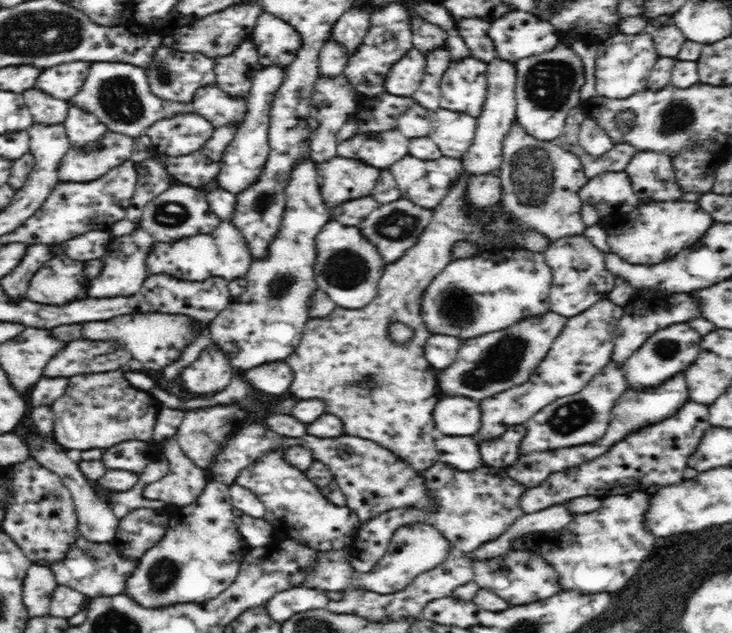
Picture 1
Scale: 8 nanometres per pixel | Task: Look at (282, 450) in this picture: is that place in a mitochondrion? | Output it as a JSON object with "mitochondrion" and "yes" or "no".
{"mitochondrion":"no"}

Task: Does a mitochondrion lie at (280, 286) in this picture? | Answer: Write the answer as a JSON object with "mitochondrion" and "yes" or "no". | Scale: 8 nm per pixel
{"mitochondrion":"yes"}

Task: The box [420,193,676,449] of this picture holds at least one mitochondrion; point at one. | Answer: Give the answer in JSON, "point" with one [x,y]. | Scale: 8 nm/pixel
{"point":[502,362]}

